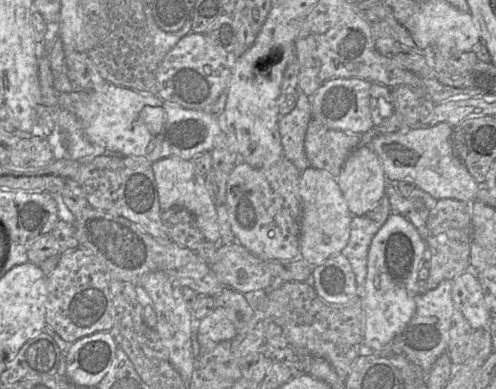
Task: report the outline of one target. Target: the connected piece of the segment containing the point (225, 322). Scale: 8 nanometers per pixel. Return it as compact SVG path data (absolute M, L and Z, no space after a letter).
M215 307L203 319L197 321L197 337L200 348L212 350L222 341L232 340L237 331L222 307Z

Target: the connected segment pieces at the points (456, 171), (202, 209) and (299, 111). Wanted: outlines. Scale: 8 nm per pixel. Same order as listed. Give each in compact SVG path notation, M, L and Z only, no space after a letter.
M447 122L414 126L392 134L378 133L368 144L378 156L390 182L411 180L416 187L438 199L471 202L478 192L478 183L457 156L452 135L454 127Z
M171 156L153 162L151 168L156 182L161 210L168 210L172 207L185 208L193 214L205 240L218 244L221 236L216 206L206 188L205 177L197 172L192 161Z
M297 87L298 99L294 109L280 117L278 126L284 157L300 172L310 167L305 154L305 136L312 120L311 97Z

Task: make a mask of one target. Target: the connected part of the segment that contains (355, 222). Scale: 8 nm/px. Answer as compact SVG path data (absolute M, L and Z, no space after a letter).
M385 193L374 209L365 215L353 215L350 223L350 236L342 253L349 260L358 286L358 296L367 276L367 261L371 242L392 213L389 199Z

